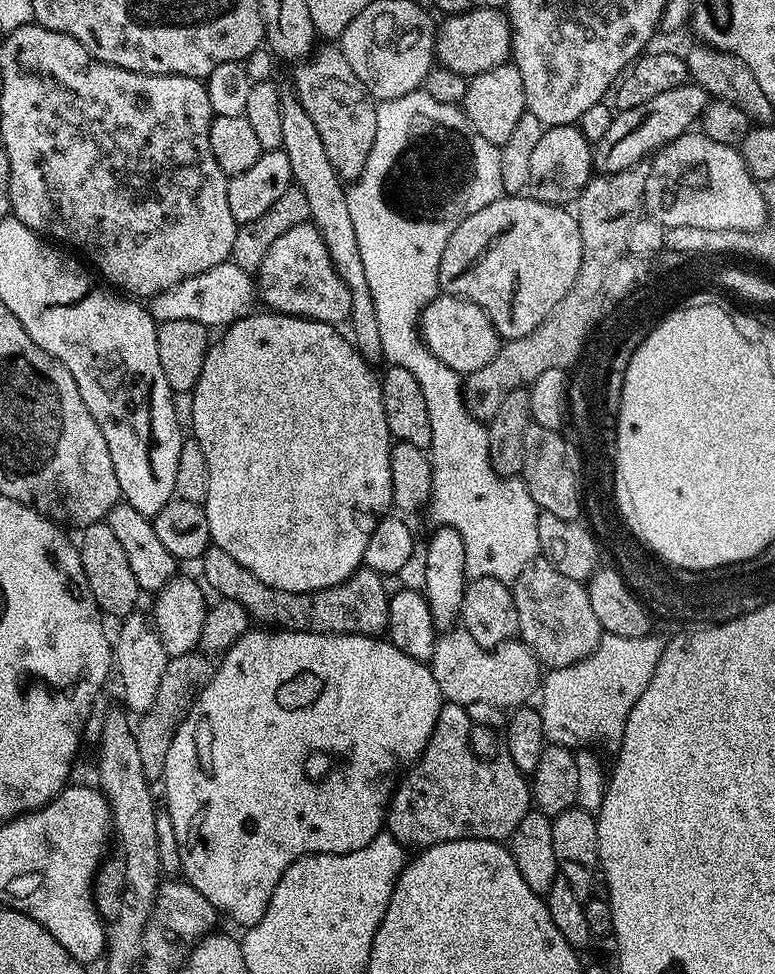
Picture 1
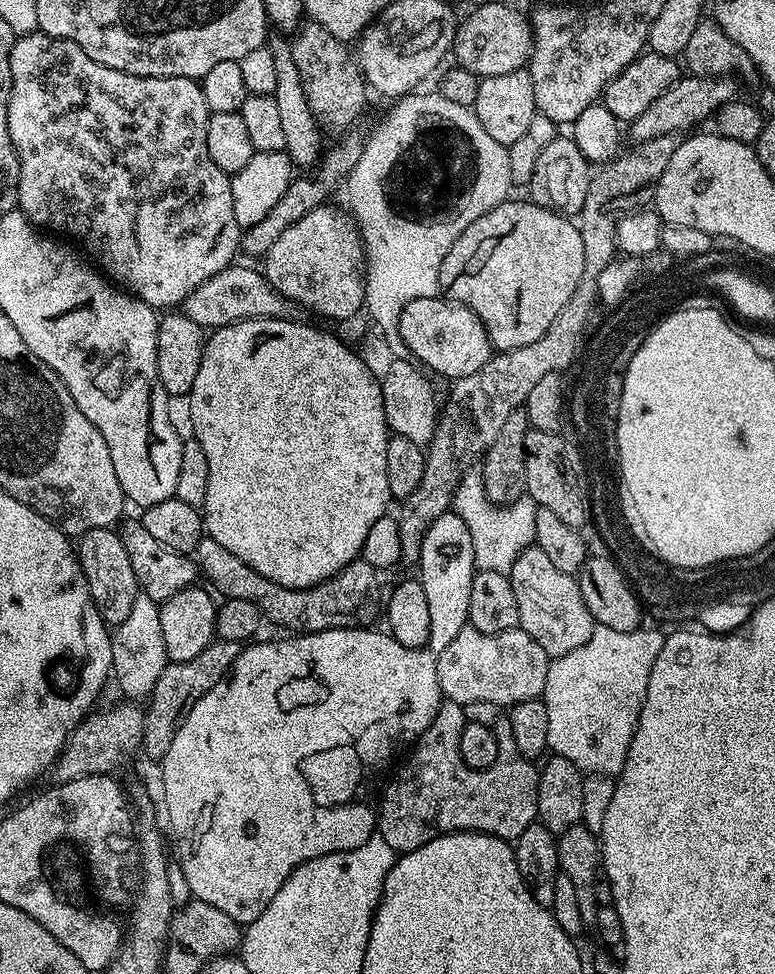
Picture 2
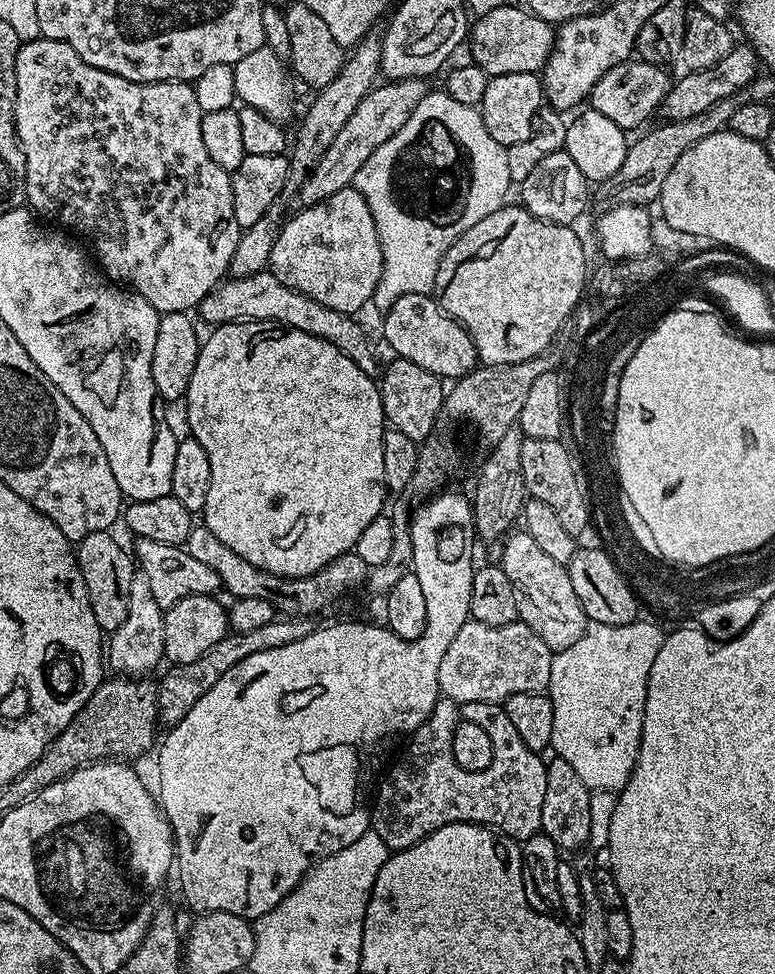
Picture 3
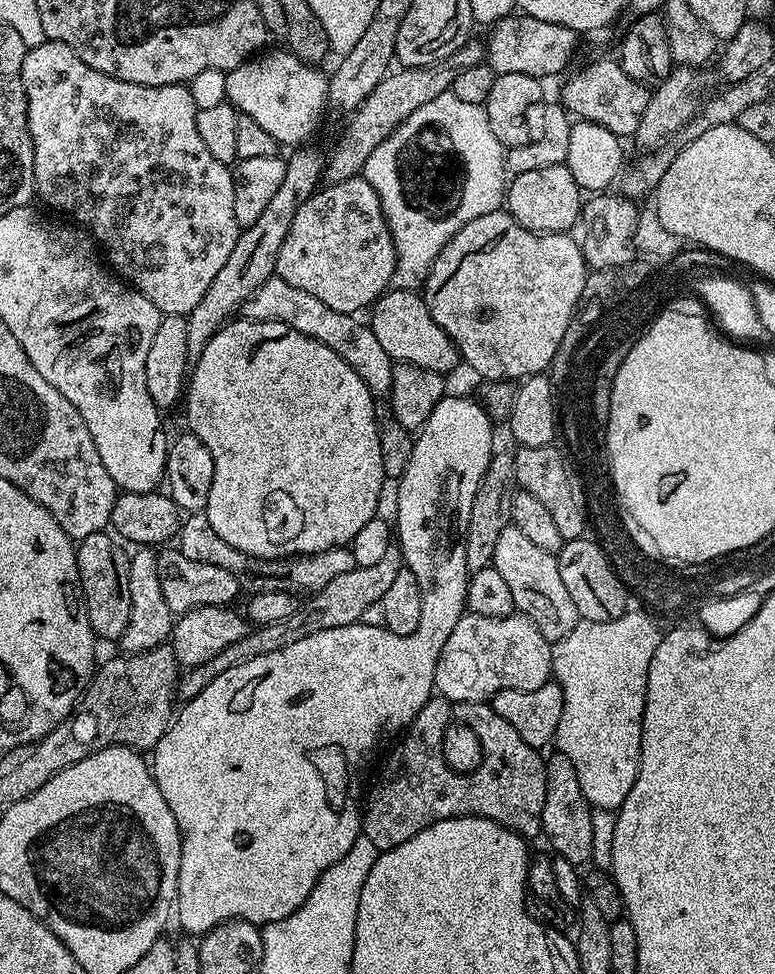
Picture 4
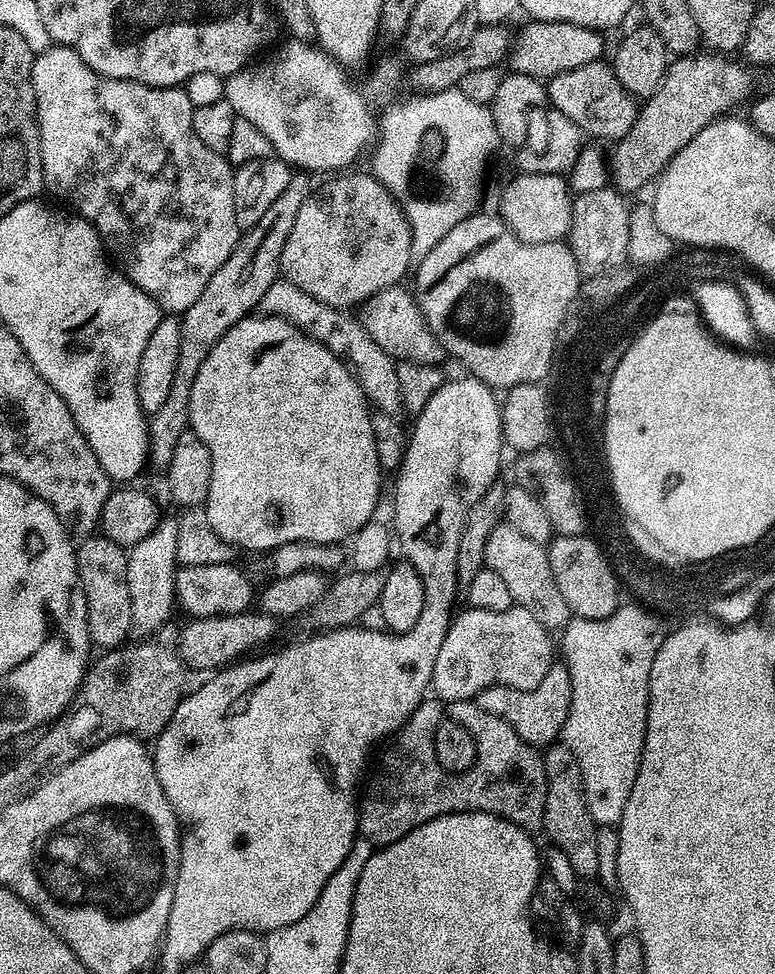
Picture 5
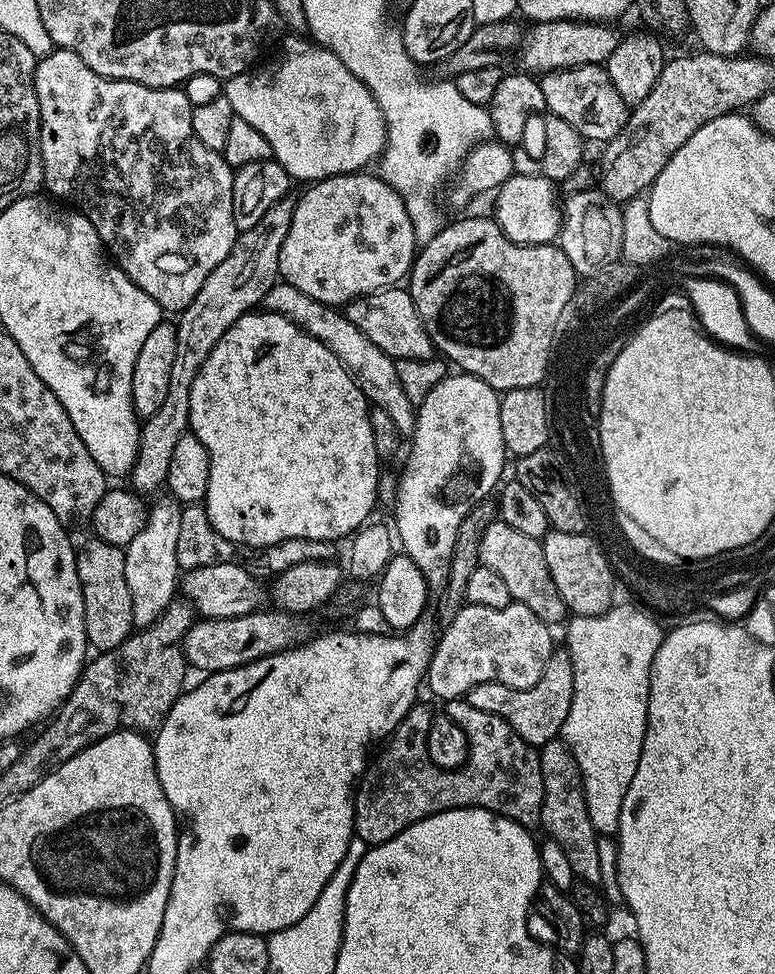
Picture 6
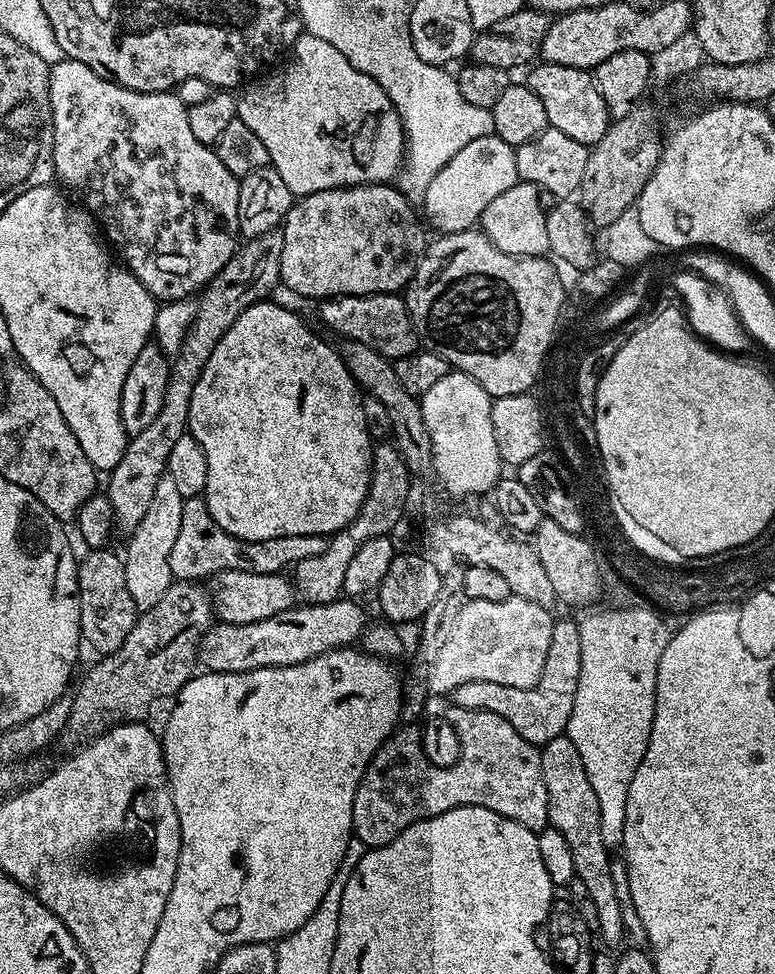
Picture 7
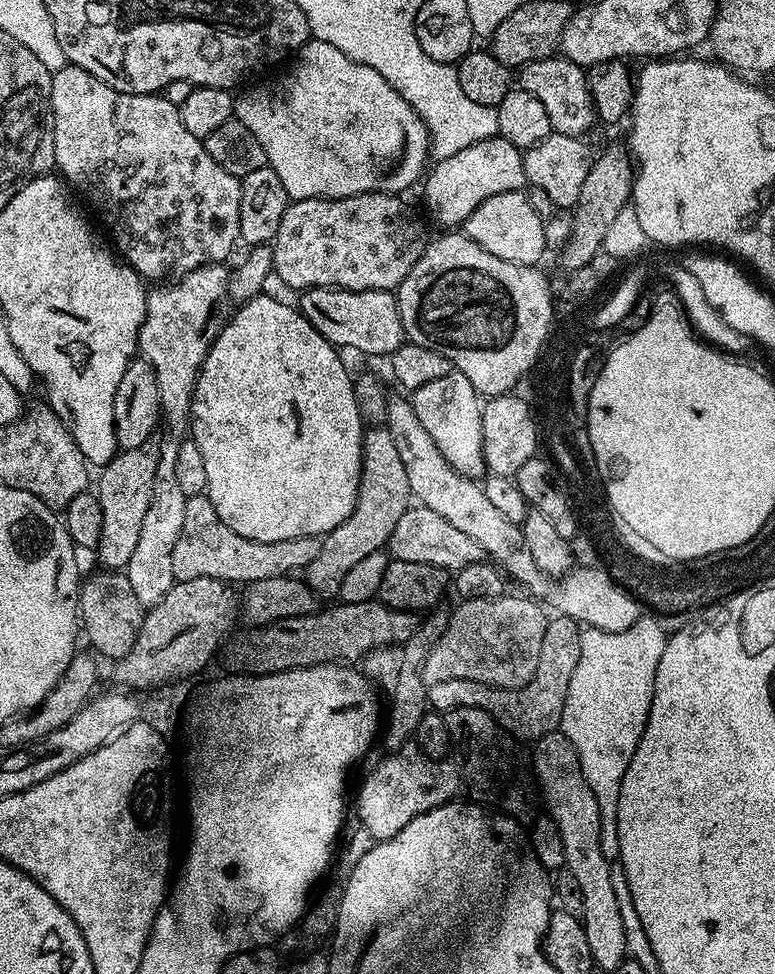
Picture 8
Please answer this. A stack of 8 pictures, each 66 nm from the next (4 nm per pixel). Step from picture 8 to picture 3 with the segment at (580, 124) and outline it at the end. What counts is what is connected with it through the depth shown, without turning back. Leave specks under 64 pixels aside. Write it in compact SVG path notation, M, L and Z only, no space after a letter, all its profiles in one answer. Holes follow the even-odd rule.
M639 58L629 59L606 70L606 74L598 78L590 97L590 107L598 110L598 114L606 114L606 118L614 122L614 126L625 130L636 128L639 124L647 125L647 120L658 112L674 83L673 77L668 77L668 71L667 67Z

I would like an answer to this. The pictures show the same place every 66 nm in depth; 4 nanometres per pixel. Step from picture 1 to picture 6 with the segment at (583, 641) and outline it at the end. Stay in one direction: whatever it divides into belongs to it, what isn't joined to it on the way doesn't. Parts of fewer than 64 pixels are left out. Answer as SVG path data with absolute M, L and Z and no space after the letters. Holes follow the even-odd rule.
M497 518L490 526L486 526L480 538L480 562L490 566L490 570L495 570L504 579L515 603L534 610L534 614L538 614L538 618L542 618L545 624L556 626L560 619L565 619L562 594L558 594L558 586L554 586L554 578L550 578L541 541L514 530L514 526L506 526L504 520Z

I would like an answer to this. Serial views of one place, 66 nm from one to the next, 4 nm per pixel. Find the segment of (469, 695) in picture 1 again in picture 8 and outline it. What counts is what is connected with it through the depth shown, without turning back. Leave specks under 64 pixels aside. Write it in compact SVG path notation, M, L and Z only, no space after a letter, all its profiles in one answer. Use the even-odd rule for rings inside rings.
M505 594L495 596L493 600L460 602L456 612L454 608L449 615L446 634L442 634L434 650L430 650L430 658L426 658L424 681L429 685L447 682L449 678L470 678L474 682L486 682L499 688L520 688L523 684L529 684L542 654L542 640L546 638L549 617L544 616L545 609L535 599L524 596Z

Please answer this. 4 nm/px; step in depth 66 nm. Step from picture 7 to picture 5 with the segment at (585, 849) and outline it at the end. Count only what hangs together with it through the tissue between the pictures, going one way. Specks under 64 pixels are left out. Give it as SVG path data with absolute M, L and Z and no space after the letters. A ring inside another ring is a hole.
M557 742L542 752L546 770L546 806L544 807L543 831L548 832L551 843L574 866L577 877L592 878L600 868L600 844L596 841L598 826L586 810L586 798L582 786L582 774L578 770L578 758L562 742Z

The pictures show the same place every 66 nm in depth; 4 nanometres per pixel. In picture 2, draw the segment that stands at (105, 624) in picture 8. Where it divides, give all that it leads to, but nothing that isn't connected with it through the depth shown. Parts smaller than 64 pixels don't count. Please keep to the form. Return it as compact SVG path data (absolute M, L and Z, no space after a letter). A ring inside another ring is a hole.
M112 528L90 530L79 537L78 555L90 598L94 598L94 606L105 624L115 626L126 622L138 594L138 585L134 578L134 566L130 566L130 557L126 555L126 546L122 546L119 531Z

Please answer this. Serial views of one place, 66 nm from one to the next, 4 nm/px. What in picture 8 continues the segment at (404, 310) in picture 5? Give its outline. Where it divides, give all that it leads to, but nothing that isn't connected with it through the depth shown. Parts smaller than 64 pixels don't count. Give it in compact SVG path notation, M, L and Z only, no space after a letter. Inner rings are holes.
M305 288L299 293L300 304L298 311L337 349L344 350L344 347L353 348L356 352L365 352L368 356L391 357L394 350L405 343L406 337L402 318L398 310L395 291L383 292L382 290L346 290L345 288Z

